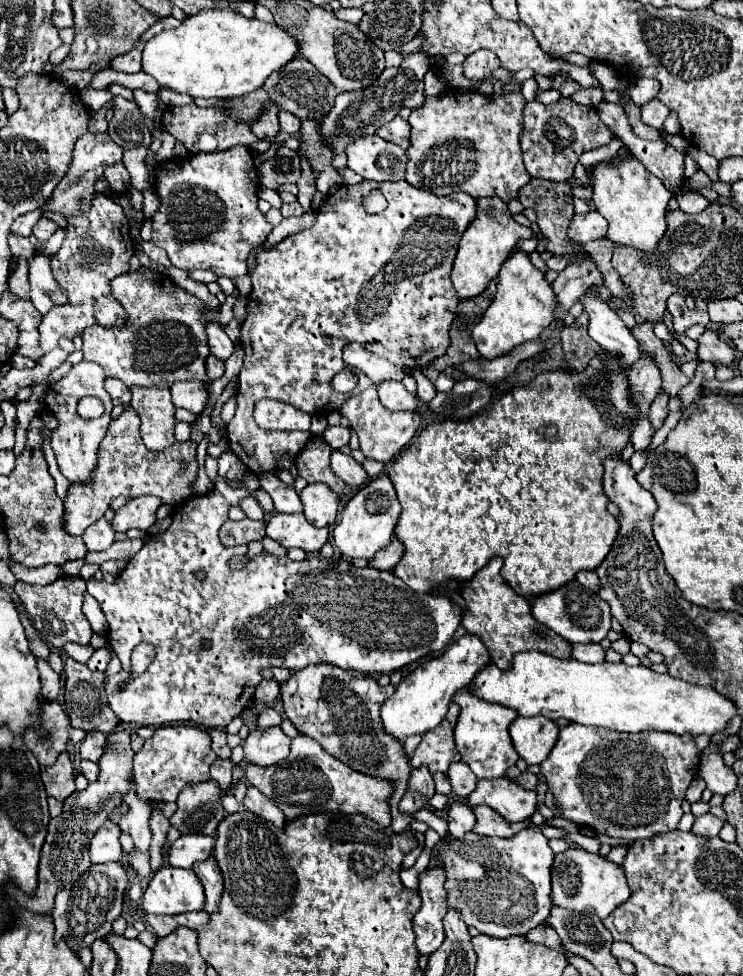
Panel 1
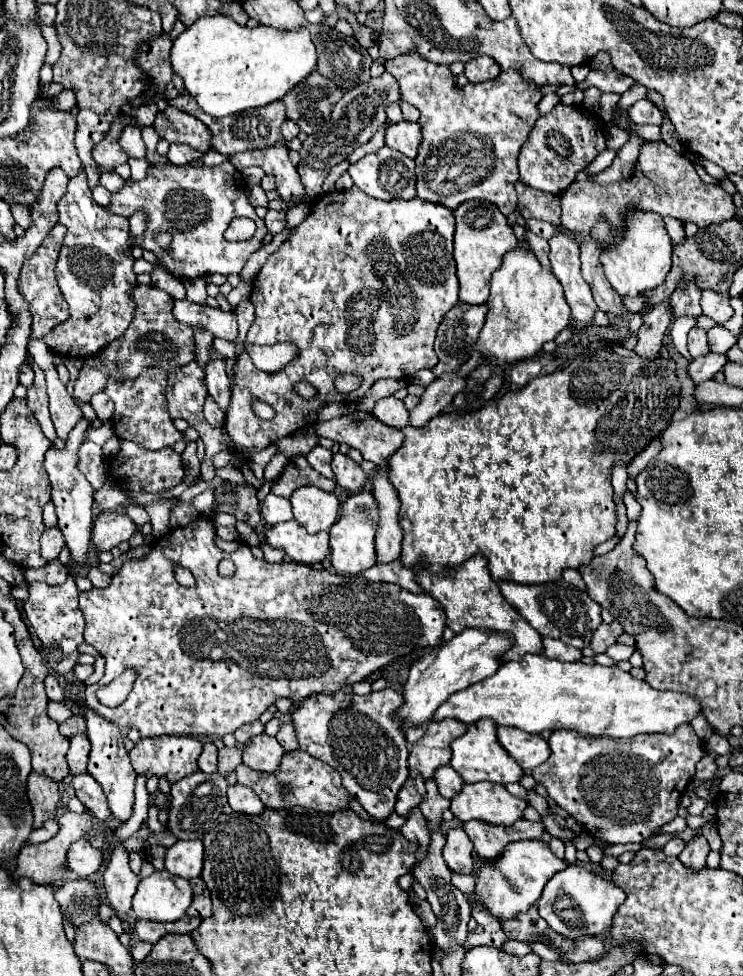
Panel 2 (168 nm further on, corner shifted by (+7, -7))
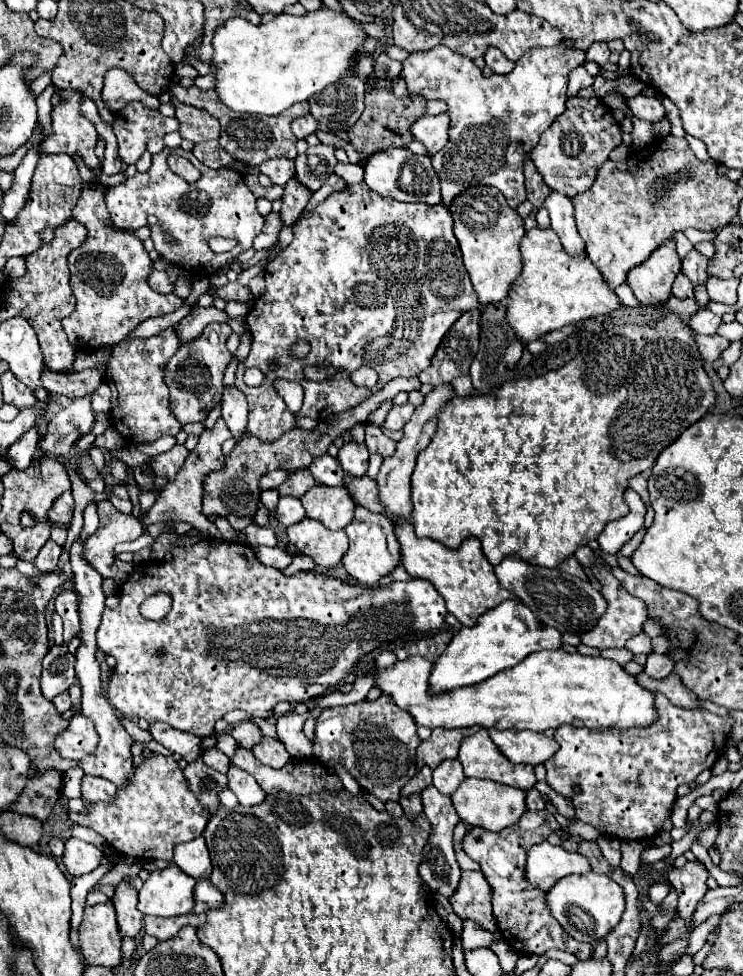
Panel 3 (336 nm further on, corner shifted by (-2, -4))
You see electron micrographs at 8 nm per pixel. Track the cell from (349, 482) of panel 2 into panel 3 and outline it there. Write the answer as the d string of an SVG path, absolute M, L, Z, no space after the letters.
M345 443L339 449L339 463L343 465L343 471L353 475L353 477L363 477L367 473L367 465L369 465L369 453L365 445L359 443Z

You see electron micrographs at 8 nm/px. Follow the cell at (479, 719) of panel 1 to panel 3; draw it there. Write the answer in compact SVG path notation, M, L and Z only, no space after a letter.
M481 727L477 735L461 741L459 761L463 765L465 777L491 779L523 791L529 791L537 781L533 767L513 763L505 759L505 755L501 755L499 747L493 743L485 727Z

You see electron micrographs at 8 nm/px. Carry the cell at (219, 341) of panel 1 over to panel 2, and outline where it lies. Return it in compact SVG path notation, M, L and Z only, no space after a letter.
M210 360L206 366L206 386L208 394L226 414L230 402L230 380L226 376L226 364L222 360Z

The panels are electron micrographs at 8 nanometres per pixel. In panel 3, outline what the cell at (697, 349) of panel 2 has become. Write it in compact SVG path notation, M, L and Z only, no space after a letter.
M703 309L703 311L697 311L697 313L691 317L689 325L691 325L691 329L695 329L697 333L713 335L713 333L717 331L717 327L721 325L721 317L709 313L707 309Z

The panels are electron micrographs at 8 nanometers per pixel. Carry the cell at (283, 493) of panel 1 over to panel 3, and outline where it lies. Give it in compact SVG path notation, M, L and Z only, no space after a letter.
M279 497L279 505L275 511L275 519L283 525L289 527L293 523L299 523L305 517L305 509L299 499L293 497Z

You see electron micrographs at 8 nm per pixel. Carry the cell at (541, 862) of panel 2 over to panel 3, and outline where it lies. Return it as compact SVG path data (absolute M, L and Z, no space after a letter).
M543 841L539 845L533 845L527 853L527 867L525 867L525 879L537 887L537 889L551 889L559 879L571 875L571 873L587 873L589 861L581 857L579 853L569 853L563 847L551 845L549 841Z

